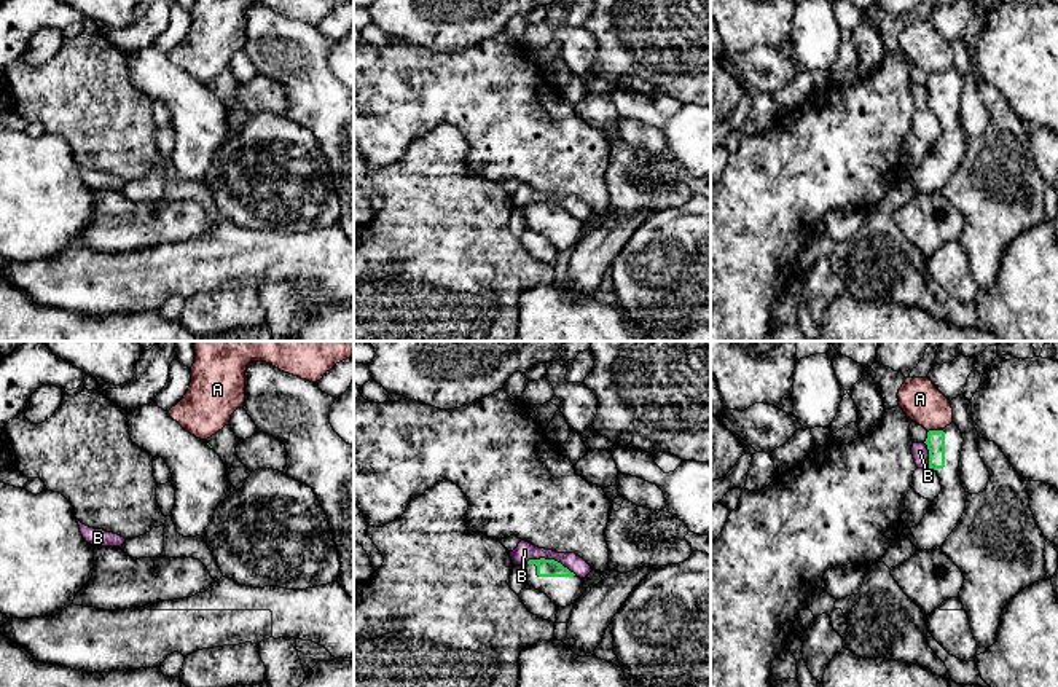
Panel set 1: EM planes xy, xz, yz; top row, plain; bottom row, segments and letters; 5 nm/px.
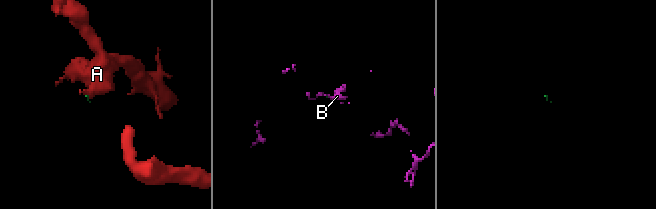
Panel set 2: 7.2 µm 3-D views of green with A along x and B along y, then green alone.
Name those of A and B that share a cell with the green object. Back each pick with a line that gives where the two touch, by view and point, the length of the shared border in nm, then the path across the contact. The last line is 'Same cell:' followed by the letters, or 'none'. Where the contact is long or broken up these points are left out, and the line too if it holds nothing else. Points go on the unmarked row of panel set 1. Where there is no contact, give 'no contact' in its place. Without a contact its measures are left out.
Same cell: none

